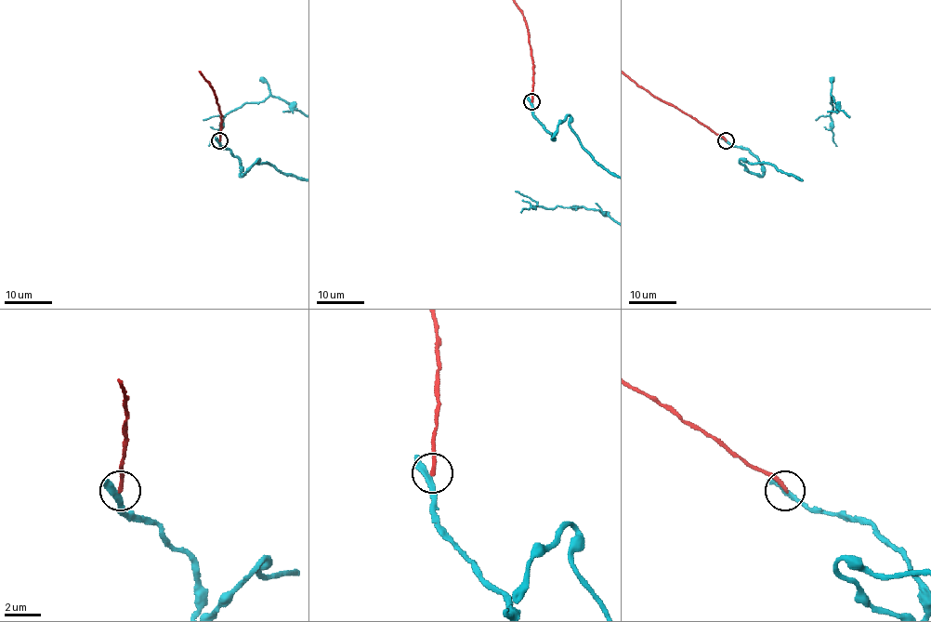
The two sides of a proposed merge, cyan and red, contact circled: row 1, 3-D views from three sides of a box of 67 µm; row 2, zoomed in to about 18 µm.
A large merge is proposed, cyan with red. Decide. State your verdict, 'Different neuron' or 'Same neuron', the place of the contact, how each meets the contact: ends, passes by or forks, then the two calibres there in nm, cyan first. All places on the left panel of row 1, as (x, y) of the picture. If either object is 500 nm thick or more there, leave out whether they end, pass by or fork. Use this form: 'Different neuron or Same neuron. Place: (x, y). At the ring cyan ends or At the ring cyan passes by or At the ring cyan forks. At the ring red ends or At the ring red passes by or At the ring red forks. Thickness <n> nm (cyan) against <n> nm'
Different neuron. Place: (219, 140). At the ring cyan passes by. At the ring red ends. Thickness 260 nm (cyan) against 190 nm

